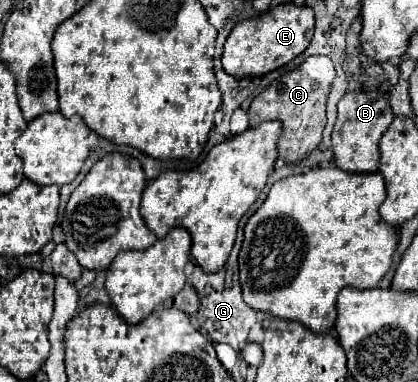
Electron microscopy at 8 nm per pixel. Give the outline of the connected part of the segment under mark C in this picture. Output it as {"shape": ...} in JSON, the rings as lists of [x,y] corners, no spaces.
{"shape":[[[308,57],[304,65],[272,81],[250,105],[250,127],[258,127],[264,121],[282,121],[282,133],[278,143],[278,155],[286,163],[302,163],[320,143],[326,127],[326,93],[334,79],[334,65],[328,57]]]}

